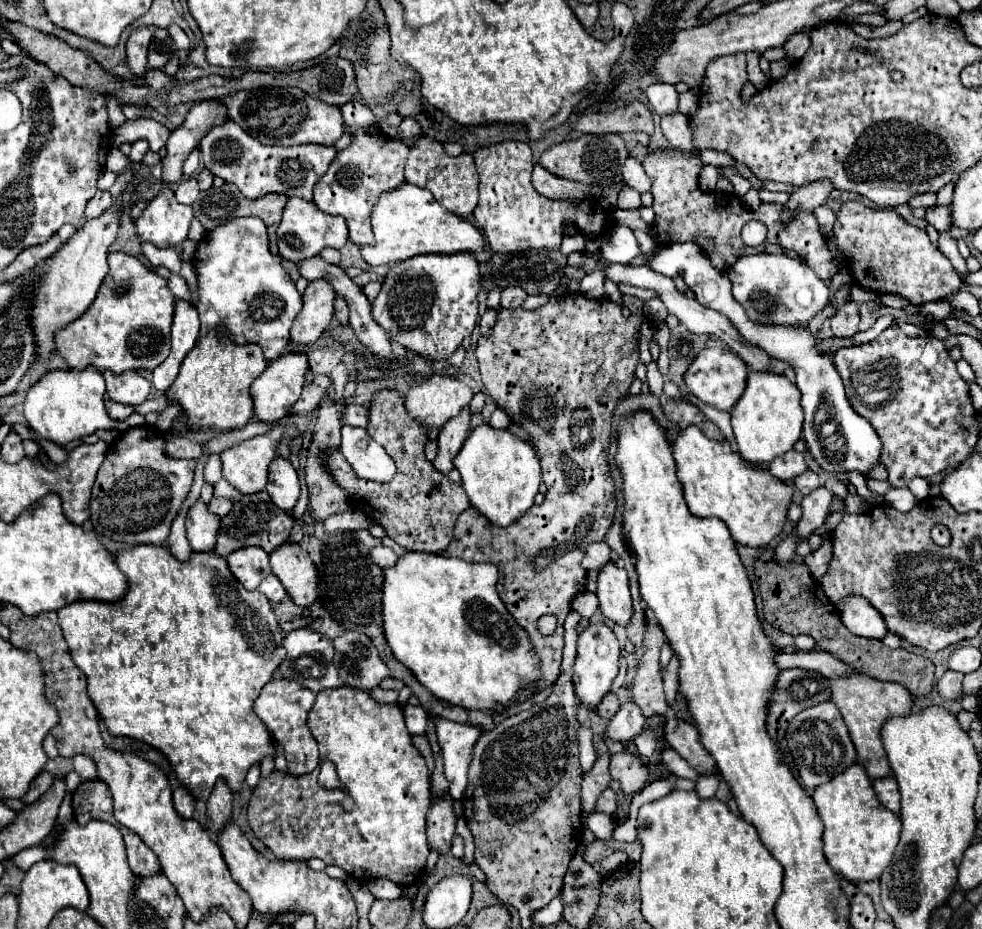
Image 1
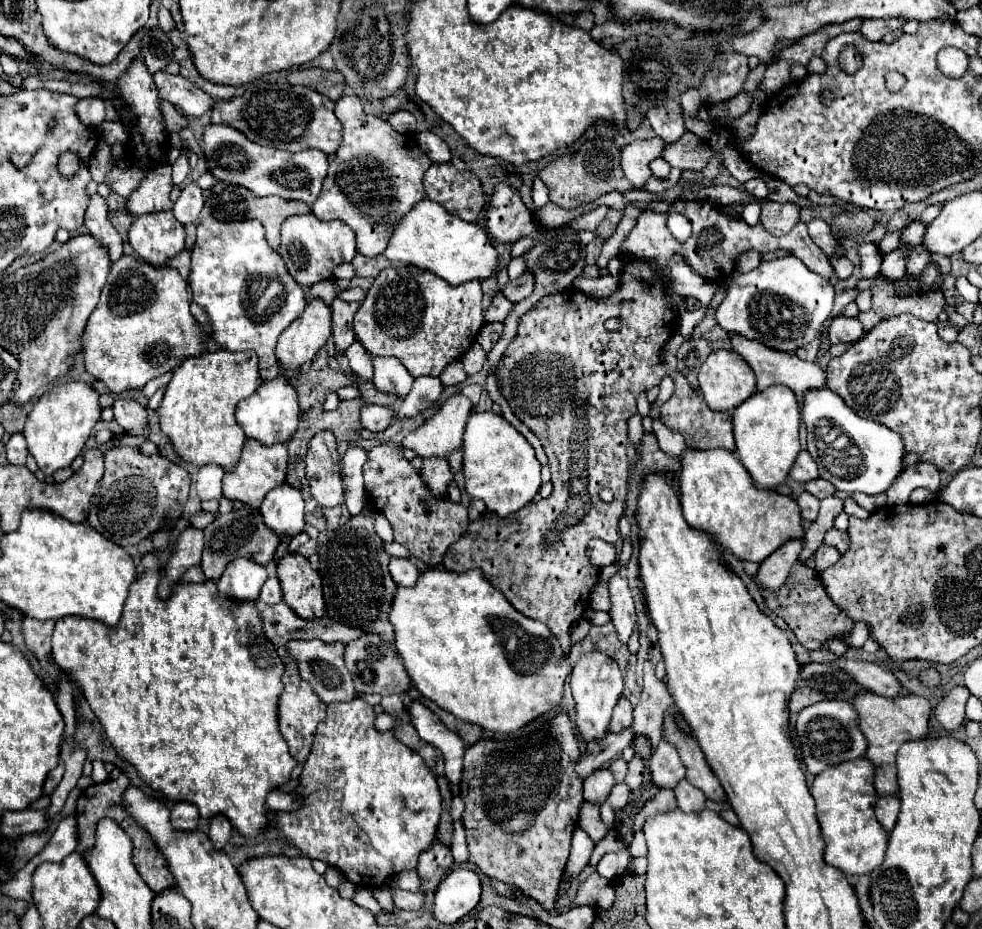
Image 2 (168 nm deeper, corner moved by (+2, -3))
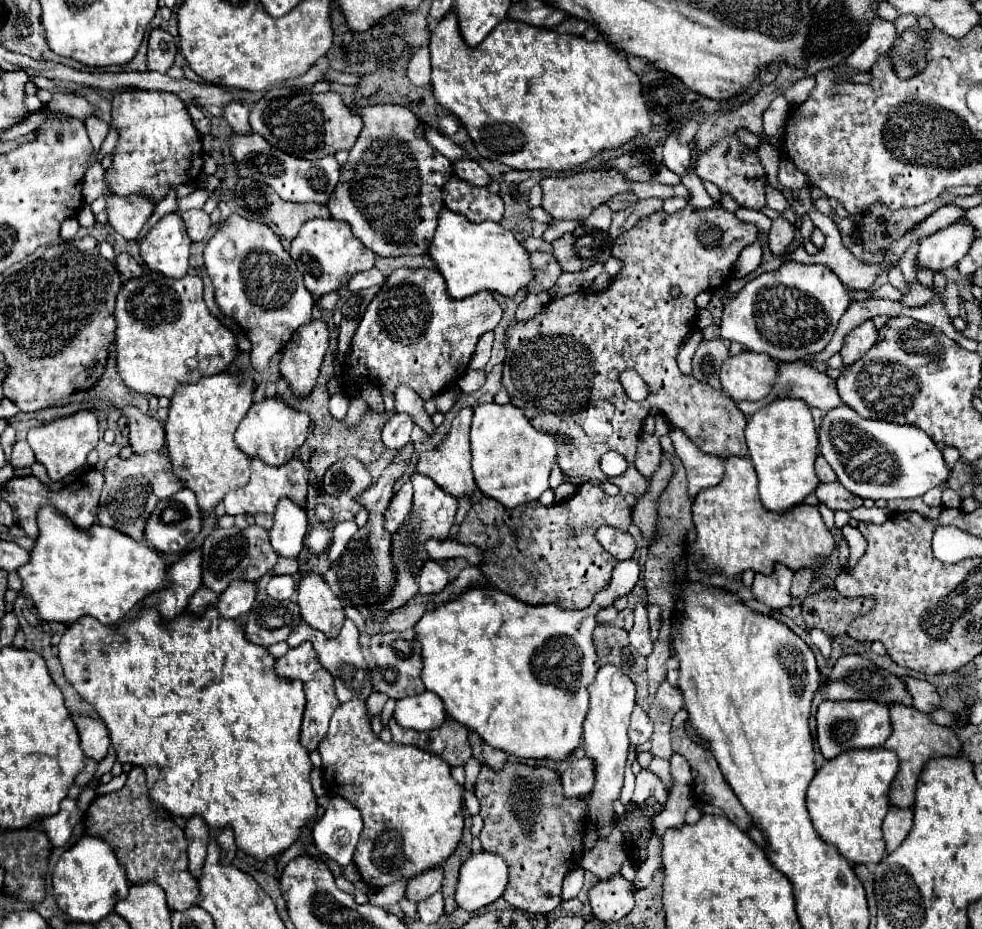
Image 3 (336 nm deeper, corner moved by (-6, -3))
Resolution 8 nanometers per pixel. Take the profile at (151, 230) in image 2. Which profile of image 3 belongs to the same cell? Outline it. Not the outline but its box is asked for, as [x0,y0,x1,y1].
[140,213,190,279]

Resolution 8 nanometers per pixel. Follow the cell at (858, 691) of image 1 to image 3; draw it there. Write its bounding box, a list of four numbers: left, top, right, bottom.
[884,705,962,809]

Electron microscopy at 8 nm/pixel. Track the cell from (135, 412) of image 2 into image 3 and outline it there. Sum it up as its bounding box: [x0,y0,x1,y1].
[122,407,164,455]

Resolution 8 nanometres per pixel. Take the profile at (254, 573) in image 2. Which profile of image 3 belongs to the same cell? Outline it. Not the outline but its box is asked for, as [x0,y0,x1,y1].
[218,581,256,619]

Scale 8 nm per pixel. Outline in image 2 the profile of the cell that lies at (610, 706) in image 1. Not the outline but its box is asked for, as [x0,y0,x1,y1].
[610,697,632,733]

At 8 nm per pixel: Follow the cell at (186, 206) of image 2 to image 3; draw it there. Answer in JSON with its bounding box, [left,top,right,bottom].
[182,211,212,243]

